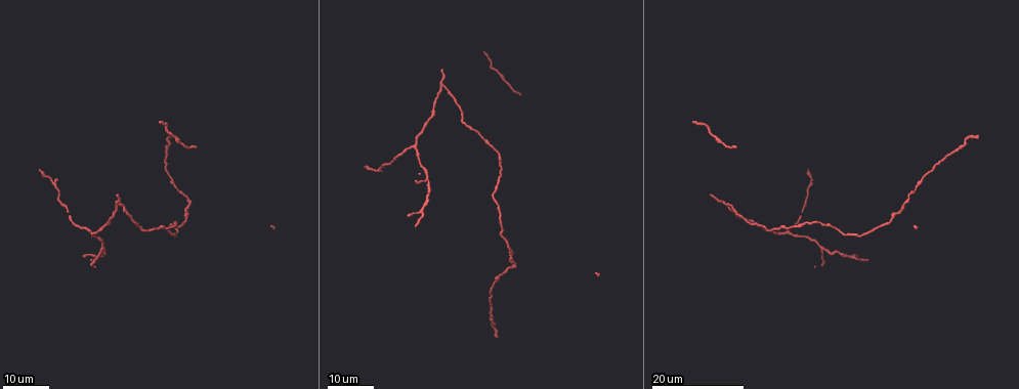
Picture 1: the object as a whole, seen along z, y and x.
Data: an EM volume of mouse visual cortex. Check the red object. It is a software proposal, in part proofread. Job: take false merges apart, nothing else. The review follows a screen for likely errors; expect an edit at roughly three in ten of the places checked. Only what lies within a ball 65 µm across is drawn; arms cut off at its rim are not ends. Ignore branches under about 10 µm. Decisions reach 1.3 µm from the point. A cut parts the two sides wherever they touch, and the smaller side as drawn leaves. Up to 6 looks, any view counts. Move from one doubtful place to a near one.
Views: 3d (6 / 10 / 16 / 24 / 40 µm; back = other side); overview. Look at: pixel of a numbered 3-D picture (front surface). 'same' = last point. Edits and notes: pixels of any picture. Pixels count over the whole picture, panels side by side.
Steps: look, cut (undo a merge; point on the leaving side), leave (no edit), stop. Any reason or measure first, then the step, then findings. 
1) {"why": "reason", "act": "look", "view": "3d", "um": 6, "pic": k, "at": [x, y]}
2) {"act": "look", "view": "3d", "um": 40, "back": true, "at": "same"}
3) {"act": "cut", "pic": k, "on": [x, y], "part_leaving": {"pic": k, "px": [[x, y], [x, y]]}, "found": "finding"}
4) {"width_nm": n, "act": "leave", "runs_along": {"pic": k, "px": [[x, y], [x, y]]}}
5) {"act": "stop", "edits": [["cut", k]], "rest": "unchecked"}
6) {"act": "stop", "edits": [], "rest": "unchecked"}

{"why": "a narrow waist", "act": "look", "view": "3d", "um": 16, "pic": 1, "at": [720, 142]}

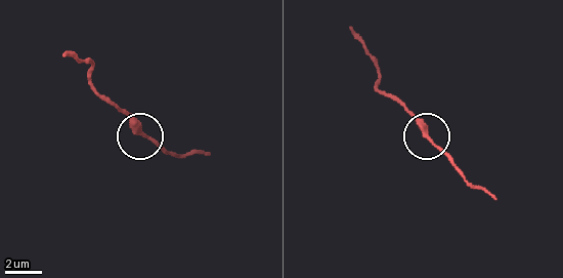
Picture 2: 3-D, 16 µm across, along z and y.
{"act": "look", "view": "3d", "um": 10, "pic": 2, "at": [135, 130]}

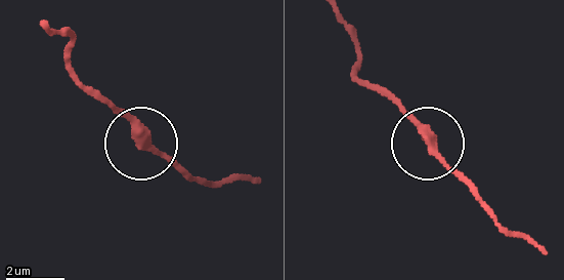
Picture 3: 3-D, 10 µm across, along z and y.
{"act": "leave", "found": "continuous, no second neuron"}

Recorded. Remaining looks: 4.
{"why": "side arm on a straight run", "act": "look", "view": "3d", "um": 24, "pic": 1, "at": [921, 181]}

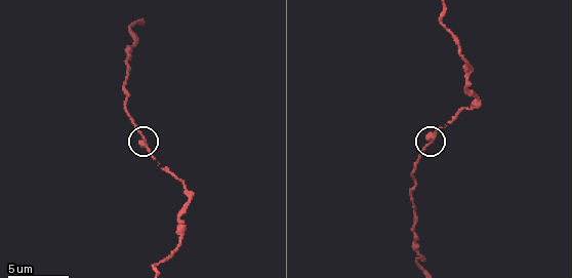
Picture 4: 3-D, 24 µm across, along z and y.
{"act": "look", "view": "3d", "um": 6, "pic": 4, "at": [141, 135]}

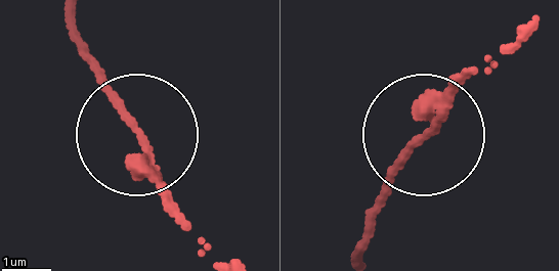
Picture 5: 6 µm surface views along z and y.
{"act": "leave", "found": "continuous, no second neuron"}

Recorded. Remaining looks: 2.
{"why": "calibre changes", "act": "look", "view": "3d", "um": 10, "pic": 4, "at": [180, 247]}

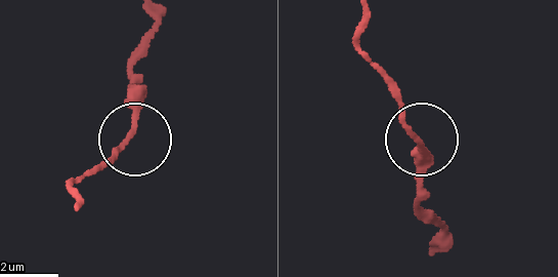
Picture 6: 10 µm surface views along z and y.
{"act": "leave", "runs_along": {"pic": 6, "px": [[75, 208], [75, 182], [131, 134], [133, 79]]}, "found": "one neuron here"}

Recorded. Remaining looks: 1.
{"act": "stop", "edits": [], "rest": "unchecked"}

